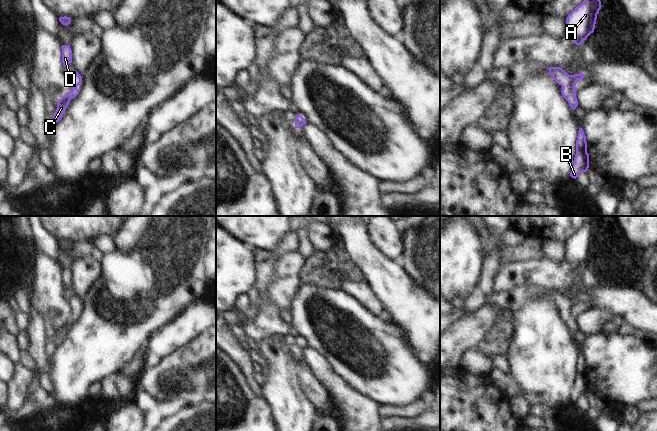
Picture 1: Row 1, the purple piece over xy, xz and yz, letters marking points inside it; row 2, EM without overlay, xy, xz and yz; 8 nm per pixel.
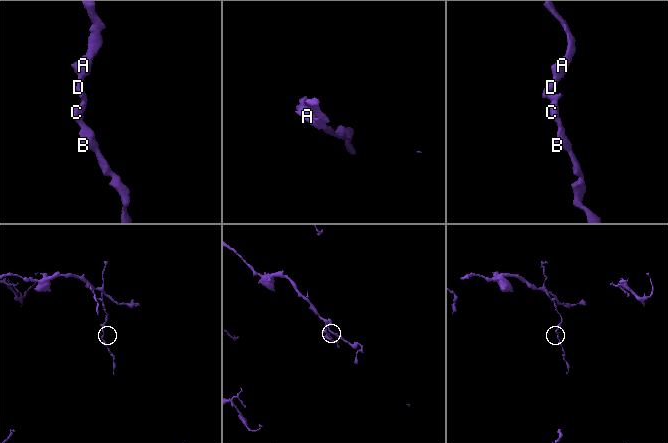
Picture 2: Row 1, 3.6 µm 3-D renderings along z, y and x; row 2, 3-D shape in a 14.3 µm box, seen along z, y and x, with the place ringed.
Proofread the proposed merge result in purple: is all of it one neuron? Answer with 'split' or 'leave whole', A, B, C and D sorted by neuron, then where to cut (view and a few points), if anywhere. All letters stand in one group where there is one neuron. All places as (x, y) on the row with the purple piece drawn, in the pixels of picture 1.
leave whole; groups A B C D; cut none

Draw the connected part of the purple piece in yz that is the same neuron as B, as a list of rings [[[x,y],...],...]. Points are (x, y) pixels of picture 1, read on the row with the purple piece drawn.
[[[580,127],[576,140],[576,154],[572,164],[570,176],[576,179],[581,172],[586,172],[588,168],[589,154],[587,153],[586,136],[583,129]]]

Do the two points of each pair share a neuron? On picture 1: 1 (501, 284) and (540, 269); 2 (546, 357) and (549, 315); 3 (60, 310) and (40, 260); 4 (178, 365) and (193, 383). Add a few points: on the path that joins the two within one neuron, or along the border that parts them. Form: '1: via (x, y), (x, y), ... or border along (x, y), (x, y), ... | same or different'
1: via (511, 281), (514, 281), (522, 273), (530, 273) | same
2: via (544, 347), (544, 325) | same
3: via (48, 298), (47, 272) | same
4: via (182, 369), (192, 379) | same

